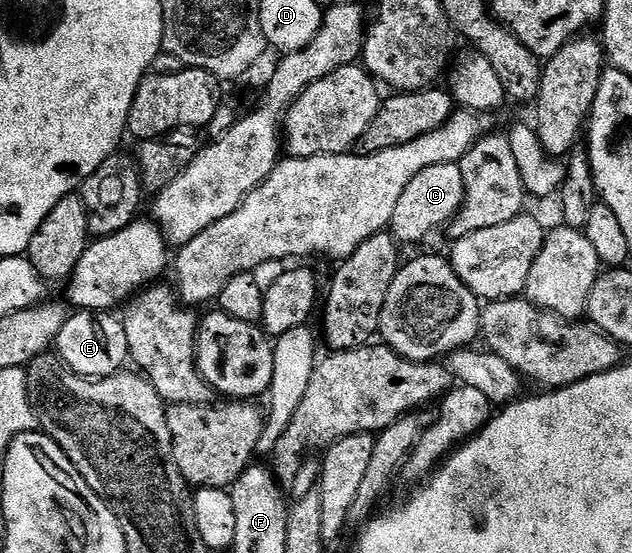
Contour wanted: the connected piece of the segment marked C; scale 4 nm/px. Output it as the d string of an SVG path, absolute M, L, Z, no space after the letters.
M443 163L430 165L430 169L422 169L406 189L402 189L402 197L398 197L398 205L394 205L394 217L390 224L390 234L401 245L420 243L427 235L432 235L440 226L451 224L460 212L464 200L464 182L459 163Z

